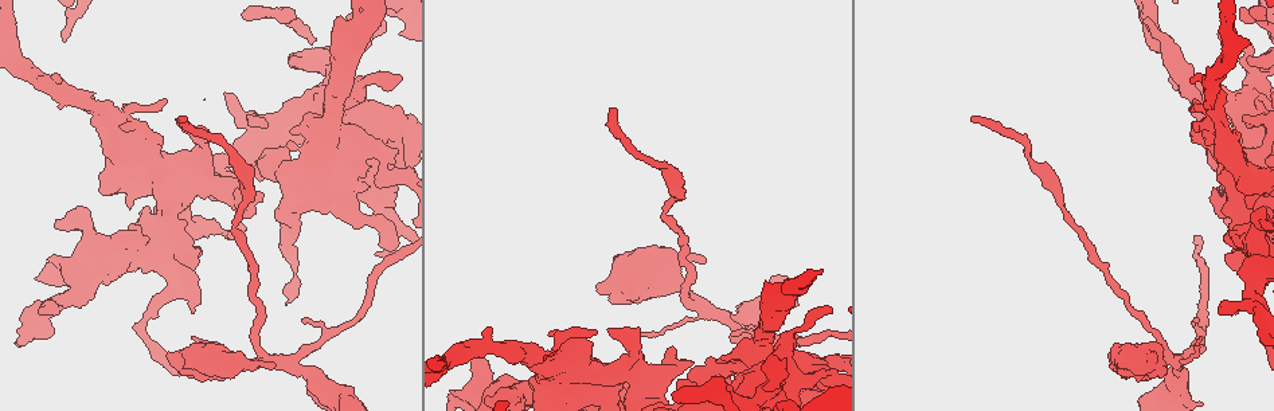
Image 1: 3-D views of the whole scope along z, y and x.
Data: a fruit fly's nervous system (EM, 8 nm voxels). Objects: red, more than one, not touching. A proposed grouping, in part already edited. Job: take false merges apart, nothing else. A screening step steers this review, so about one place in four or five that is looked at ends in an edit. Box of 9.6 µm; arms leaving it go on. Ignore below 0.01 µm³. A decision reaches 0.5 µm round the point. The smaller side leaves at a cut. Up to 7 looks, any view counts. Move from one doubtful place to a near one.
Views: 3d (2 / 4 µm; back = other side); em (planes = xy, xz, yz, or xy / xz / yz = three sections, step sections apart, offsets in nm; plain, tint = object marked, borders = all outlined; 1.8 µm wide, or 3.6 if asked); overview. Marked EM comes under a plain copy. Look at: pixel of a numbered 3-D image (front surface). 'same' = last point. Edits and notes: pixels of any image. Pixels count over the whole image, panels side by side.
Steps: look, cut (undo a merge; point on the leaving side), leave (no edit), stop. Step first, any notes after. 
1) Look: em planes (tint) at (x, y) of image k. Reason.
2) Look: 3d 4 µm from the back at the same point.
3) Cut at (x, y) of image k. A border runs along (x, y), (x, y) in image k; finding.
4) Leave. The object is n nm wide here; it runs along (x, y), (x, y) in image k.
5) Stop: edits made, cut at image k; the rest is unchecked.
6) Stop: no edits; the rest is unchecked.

Look: em xy step 4 (tint) at (761, 401) of image 1. Four-way junction.

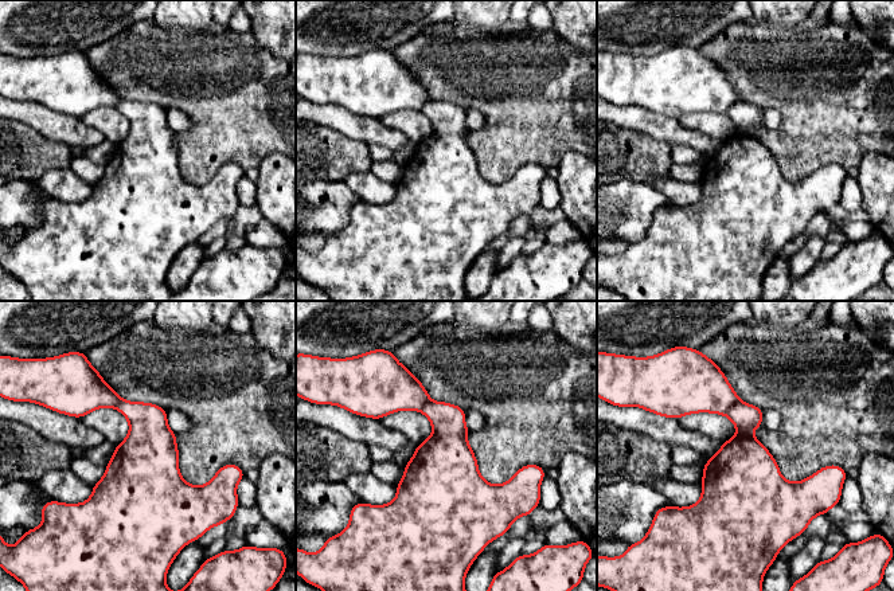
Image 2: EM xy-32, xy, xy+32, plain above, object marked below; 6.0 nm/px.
Look: em planes (tint) at the same point.

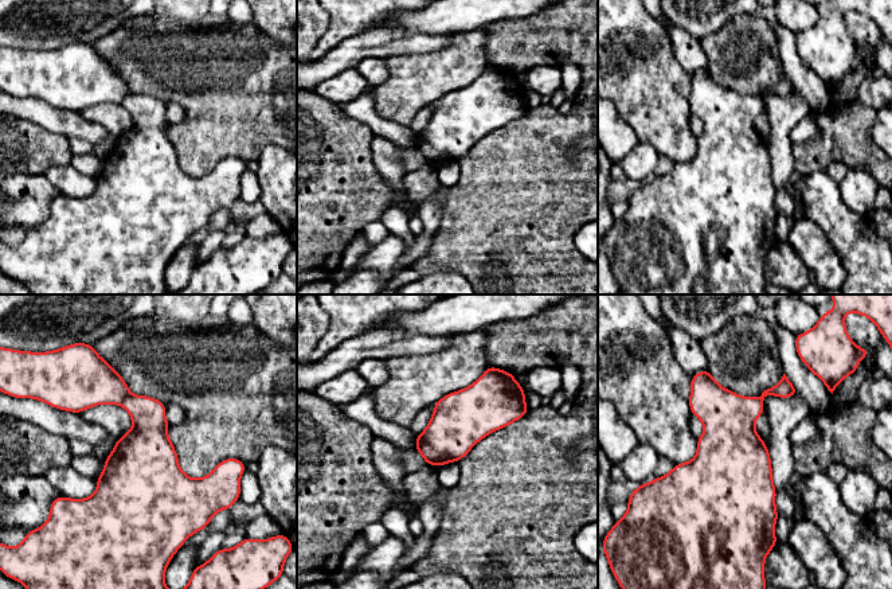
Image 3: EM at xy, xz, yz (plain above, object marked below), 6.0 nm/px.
Leave. Continuous, no second neuron.

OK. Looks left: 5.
Look: em 3.6 µm yz step 8 (tint) at (210, 181) of image 1. Sharp bend.

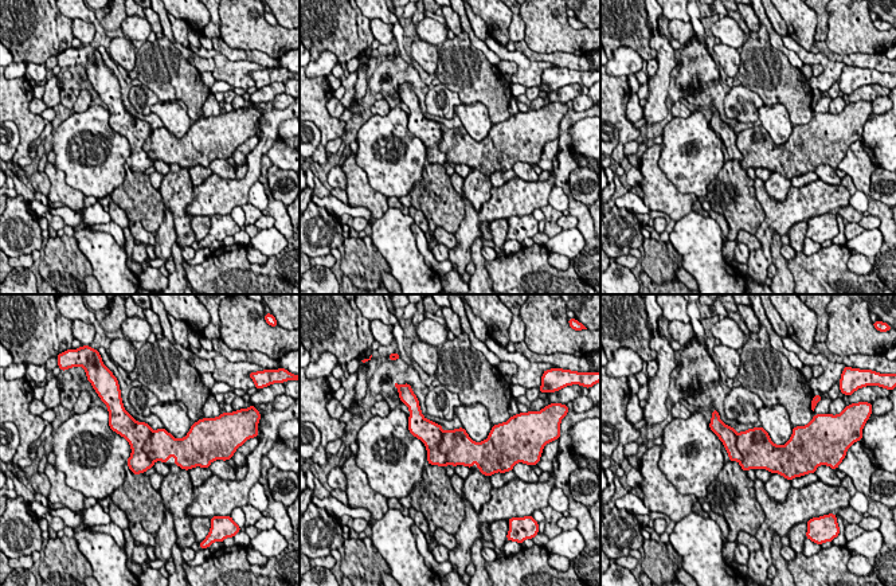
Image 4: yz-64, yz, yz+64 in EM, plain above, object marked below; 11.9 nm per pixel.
Look: em 3.6 µm planes (tint) at the same point.

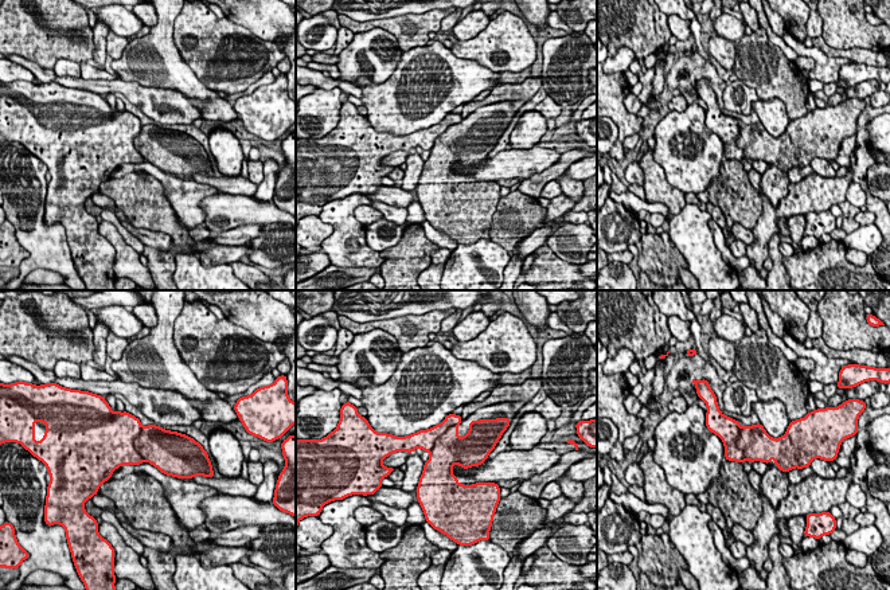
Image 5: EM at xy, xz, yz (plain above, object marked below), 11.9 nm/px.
Cut at (153, 444) of image 5. The object is 420 nm wide here; a second neuron is stuck on.

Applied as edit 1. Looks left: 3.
Look: overview.

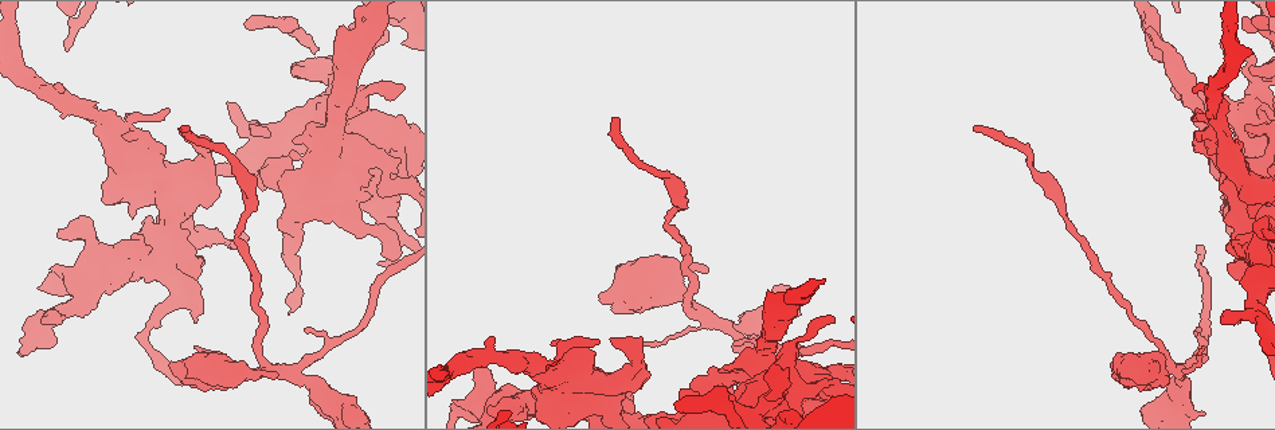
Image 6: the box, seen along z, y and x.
Look: 3d 4 µm at (515, 406) of image 6. Sharp bend.

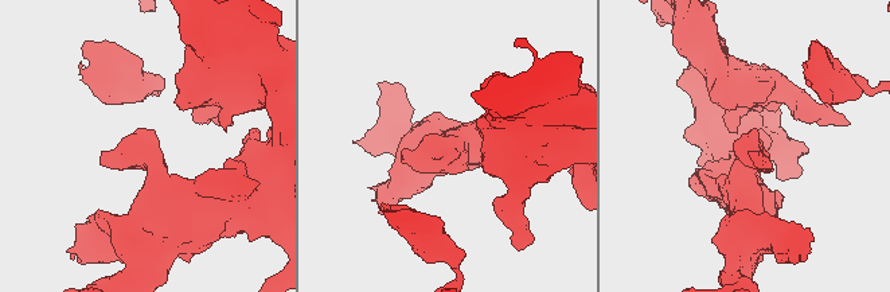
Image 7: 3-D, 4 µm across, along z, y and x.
Look: em planes (tint) at (749, 152) of image 7. Shape alone is not enough.

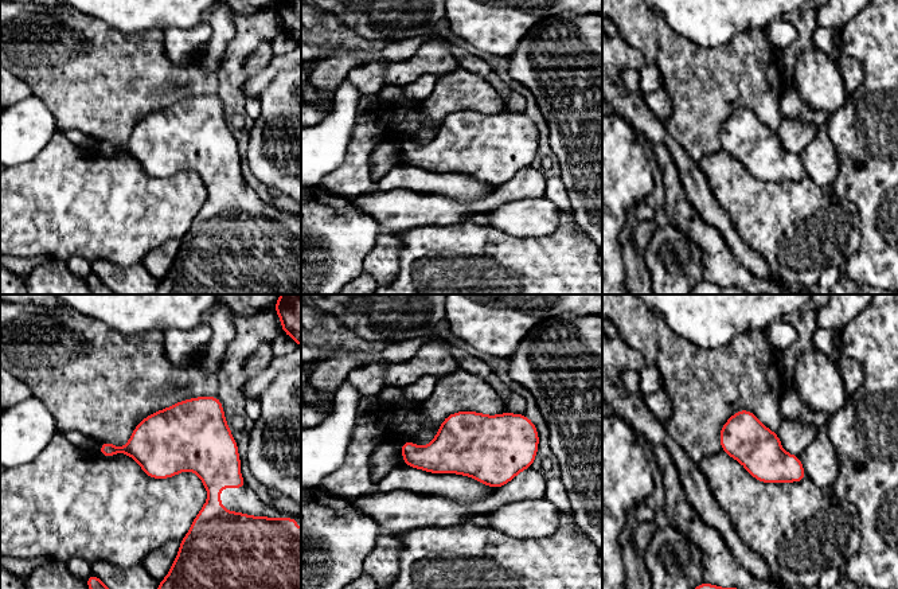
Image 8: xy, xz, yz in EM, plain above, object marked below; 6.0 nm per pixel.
Leave. The object is 280 nm wide here; all the same neuron.

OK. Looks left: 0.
Stop: edits made, cut at image 5; the rest is unchecked.

